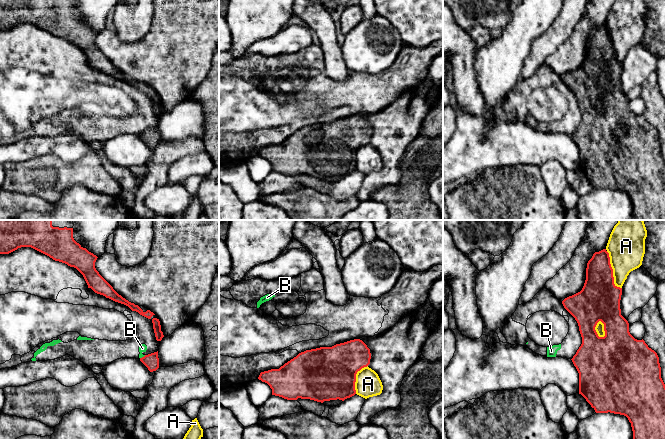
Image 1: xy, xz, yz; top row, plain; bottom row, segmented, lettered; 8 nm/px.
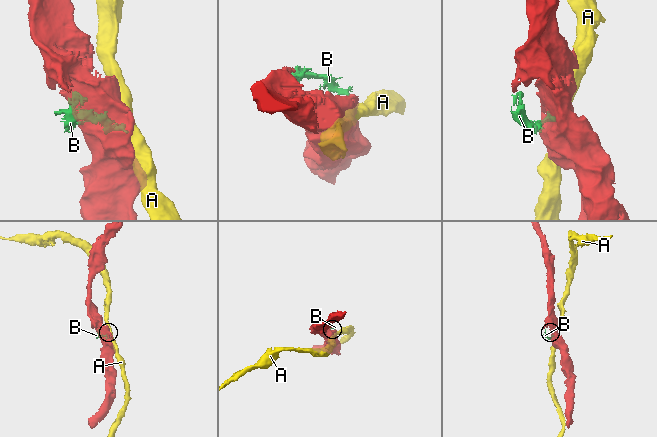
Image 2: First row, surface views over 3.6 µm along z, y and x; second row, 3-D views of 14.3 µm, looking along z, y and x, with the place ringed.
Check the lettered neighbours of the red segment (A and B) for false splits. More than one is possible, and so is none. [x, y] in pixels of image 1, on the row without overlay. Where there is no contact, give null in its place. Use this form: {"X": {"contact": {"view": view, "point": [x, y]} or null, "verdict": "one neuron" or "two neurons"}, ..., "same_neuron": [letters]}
{"A": {"contact": {"view": "yz", "point": [612, 47]}, "verdict": "two neurons"}, "B": {"contact": {"view": "xy", "point": [142, 133]}, "verdict": "two neurons"}, "same_neuron": []}

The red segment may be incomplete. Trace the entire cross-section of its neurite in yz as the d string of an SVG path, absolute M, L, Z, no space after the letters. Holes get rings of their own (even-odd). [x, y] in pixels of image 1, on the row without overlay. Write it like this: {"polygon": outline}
{"polygon": "M606 25L595 28L587 39L586 56L582 66L562 77L564 84L575 94L582 113L582 120L571 135L579 149L579 170L596 189L624 191L631 199L636 220L665 220L665 160L657 129L645 117L635 115L629 108L629 99L621 91L622 64L614 60L613 45ZM601 97L605 112L599 113L595 103Z"}

